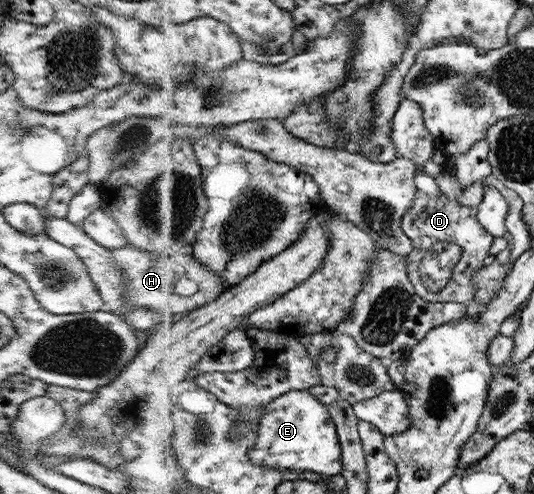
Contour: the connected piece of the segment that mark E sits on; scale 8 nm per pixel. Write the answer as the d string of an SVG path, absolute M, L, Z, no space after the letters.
M311 390L285 393L269 403L259 429L252 459L261 467L276 470L313 472L324 477L343 476L345 455L333 413Z

